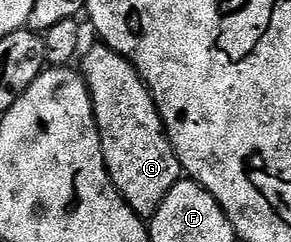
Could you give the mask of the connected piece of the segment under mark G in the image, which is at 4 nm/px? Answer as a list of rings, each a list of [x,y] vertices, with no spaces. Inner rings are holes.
[[[96,42],[96,45],[87,52],[88,49],[82,56],[82,61],[84,60],[82,75],[92,95],[94,118],[102,142],[106,170],[114,186],[130,206],[130,210],[134,210],[134,214],[142,218],[150,218],[158,210],[158,206],[162,206],[162,198],[166,198],[166,194],[170,194],[170,190],[182,178],[180,160],[176,157],[176,151],[172,149],[168,131],[164,129],[152,92],[144,85],[136,65],[128,57],[107,48],[103,42]]]

